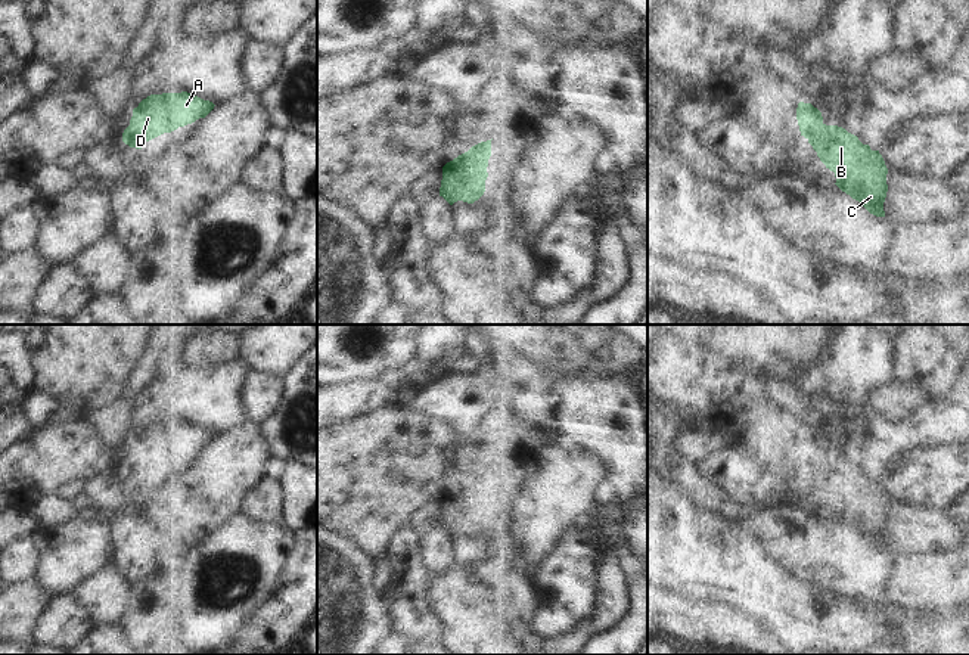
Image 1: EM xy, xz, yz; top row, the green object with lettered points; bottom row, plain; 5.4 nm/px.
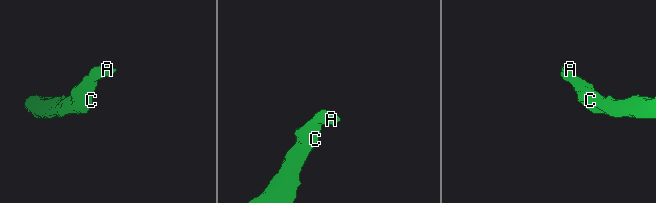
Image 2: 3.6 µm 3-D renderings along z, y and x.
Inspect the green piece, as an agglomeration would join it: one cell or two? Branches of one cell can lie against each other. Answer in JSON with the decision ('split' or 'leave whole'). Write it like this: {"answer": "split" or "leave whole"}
{"answer": "leave whole"}

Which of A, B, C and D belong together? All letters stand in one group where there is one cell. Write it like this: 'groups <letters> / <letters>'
groups A B C D

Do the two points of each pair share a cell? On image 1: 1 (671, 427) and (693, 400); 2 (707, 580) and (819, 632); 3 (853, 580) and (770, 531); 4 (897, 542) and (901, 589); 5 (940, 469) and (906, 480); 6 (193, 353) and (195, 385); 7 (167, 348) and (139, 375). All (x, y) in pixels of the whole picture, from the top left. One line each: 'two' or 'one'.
1: two
2: one
3: one
4: two
5: one
6: two
7: one

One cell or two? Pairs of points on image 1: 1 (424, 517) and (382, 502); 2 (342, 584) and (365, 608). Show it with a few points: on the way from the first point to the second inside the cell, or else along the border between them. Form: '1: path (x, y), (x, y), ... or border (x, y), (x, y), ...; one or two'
1: border (441, 496), (424, 503), (412, 515), (409, 524); two
2: path (347, 590), (359, 602); one

